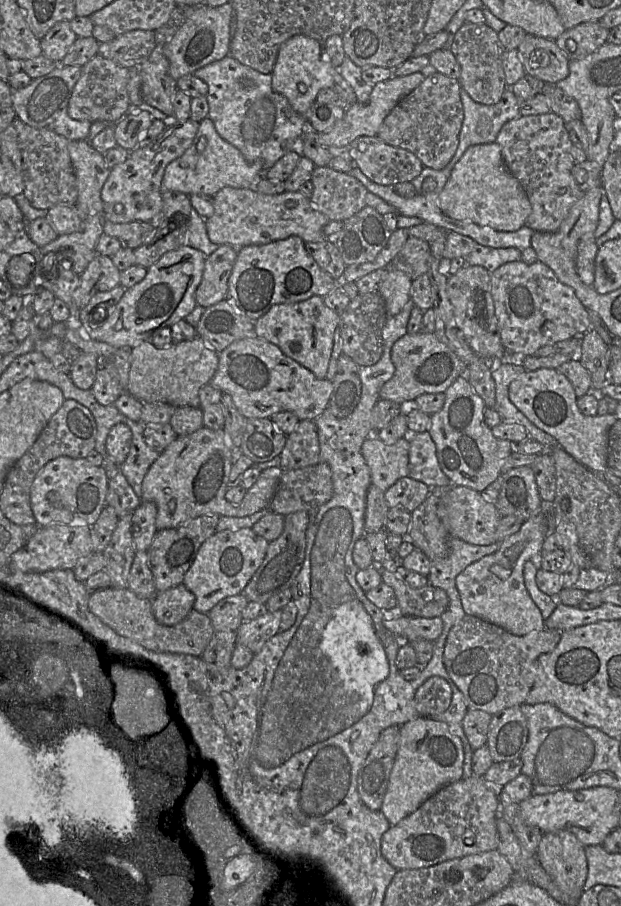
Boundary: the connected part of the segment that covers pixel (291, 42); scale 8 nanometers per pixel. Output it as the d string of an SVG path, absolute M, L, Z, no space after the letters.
M294 35L281 44L271 75L273 90L286 97L291 107L305 119L308 109L323 88L333 89L345 108L358 102L350 84L328 61L322 44L305 35Z

